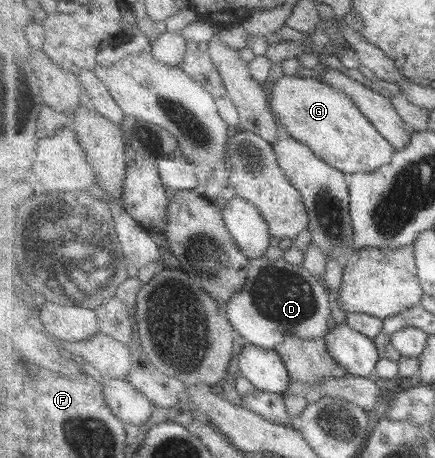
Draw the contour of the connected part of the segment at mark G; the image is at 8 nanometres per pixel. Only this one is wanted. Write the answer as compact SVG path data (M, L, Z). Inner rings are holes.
M285 75L274 83L270 107L283 126L283 133L306 143L318 158L341 170L347 177L371 173L391 164L396 148L342 91L313 78Z

